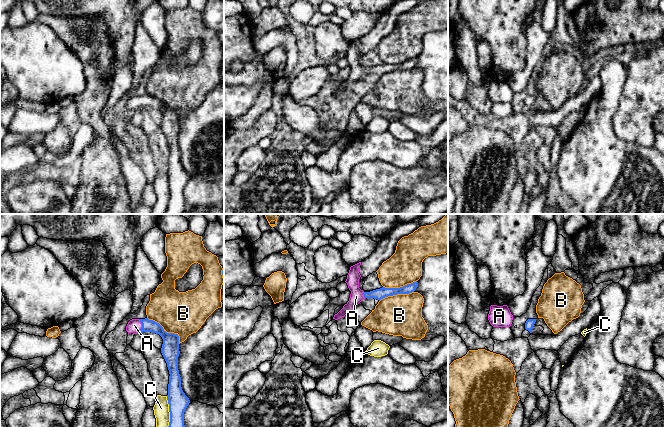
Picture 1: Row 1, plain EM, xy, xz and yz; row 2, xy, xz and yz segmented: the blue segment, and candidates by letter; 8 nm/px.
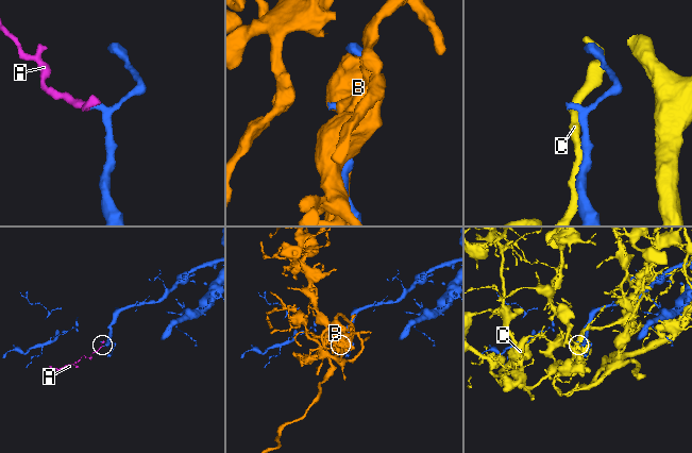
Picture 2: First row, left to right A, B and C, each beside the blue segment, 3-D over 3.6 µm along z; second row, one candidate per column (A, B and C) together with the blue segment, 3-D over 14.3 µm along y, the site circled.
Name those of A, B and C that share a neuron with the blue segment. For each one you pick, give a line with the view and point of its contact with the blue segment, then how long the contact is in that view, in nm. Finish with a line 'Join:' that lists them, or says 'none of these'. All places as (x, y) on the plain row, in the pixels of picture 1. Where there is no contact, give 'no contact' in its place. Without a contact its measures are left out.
A: xy (142, 102) | 110 nm
Join: A

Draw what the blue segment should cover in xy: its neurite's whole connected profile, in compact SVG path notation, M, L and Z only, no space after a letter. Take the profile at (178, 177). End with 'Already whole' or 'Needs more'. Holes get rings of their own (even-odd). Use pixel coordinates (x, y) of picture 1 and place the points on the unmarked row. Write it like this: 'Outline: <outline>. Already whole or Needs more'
Outline: M148 94L130 96L126 102L126 107L128 110L151 108L162 113L161 129L167 139L170 150L167 171L170 198L166 214L184 214L187 210L184 201L184 188L190 176L181 163L181 153L178 146L178 133L180 130L178 110L167 109L159 99Z. Needs more

